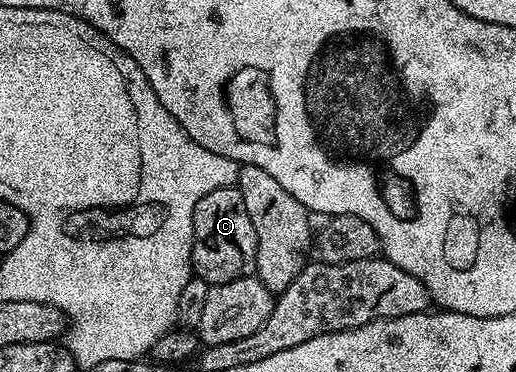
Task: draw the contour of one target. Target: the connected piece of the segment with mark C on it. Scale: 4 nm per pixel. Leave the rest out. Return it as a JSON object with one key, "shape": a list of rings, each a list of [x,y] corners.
{"shape":[[[238,187],[205,194],[191,213],[191,267],[194,275],[209,285],[224,284],[252,275],[256,262],[257,230],[253,230],[253,218],[249,218],[249,210],[245,210],[245,198],[241,198]]]}

